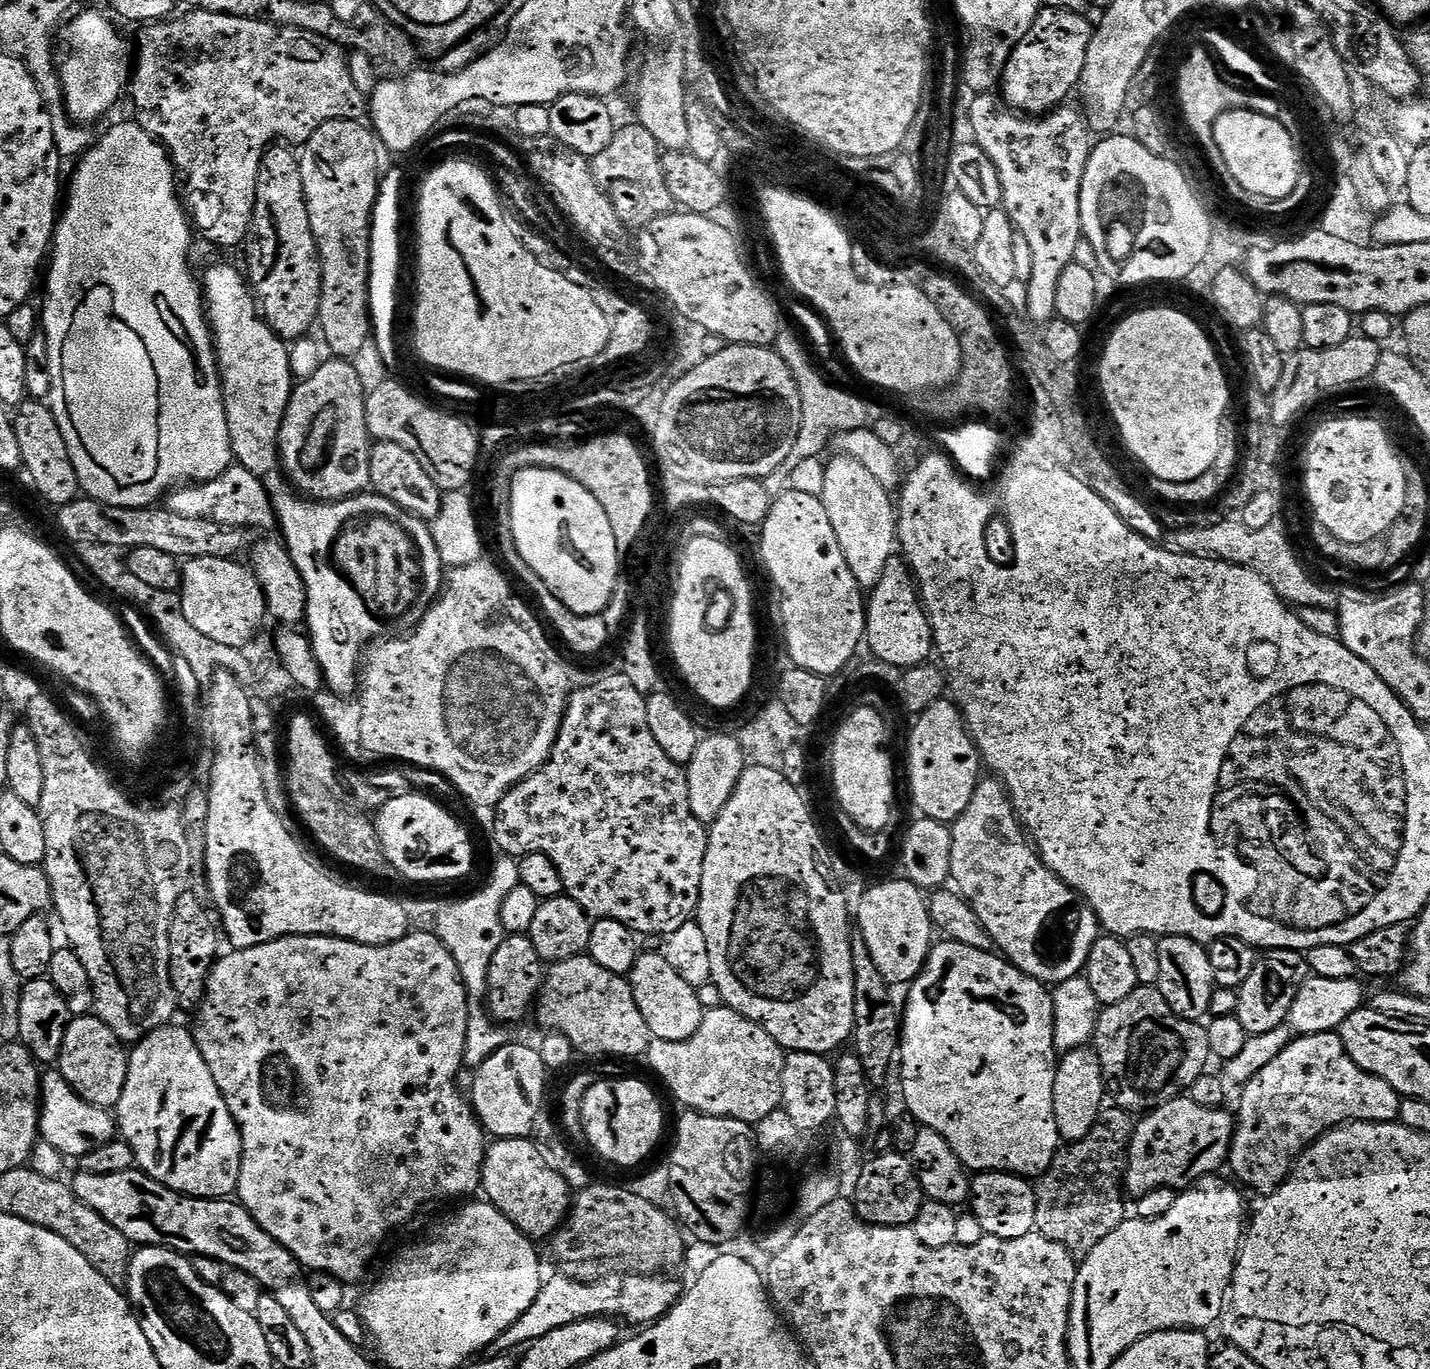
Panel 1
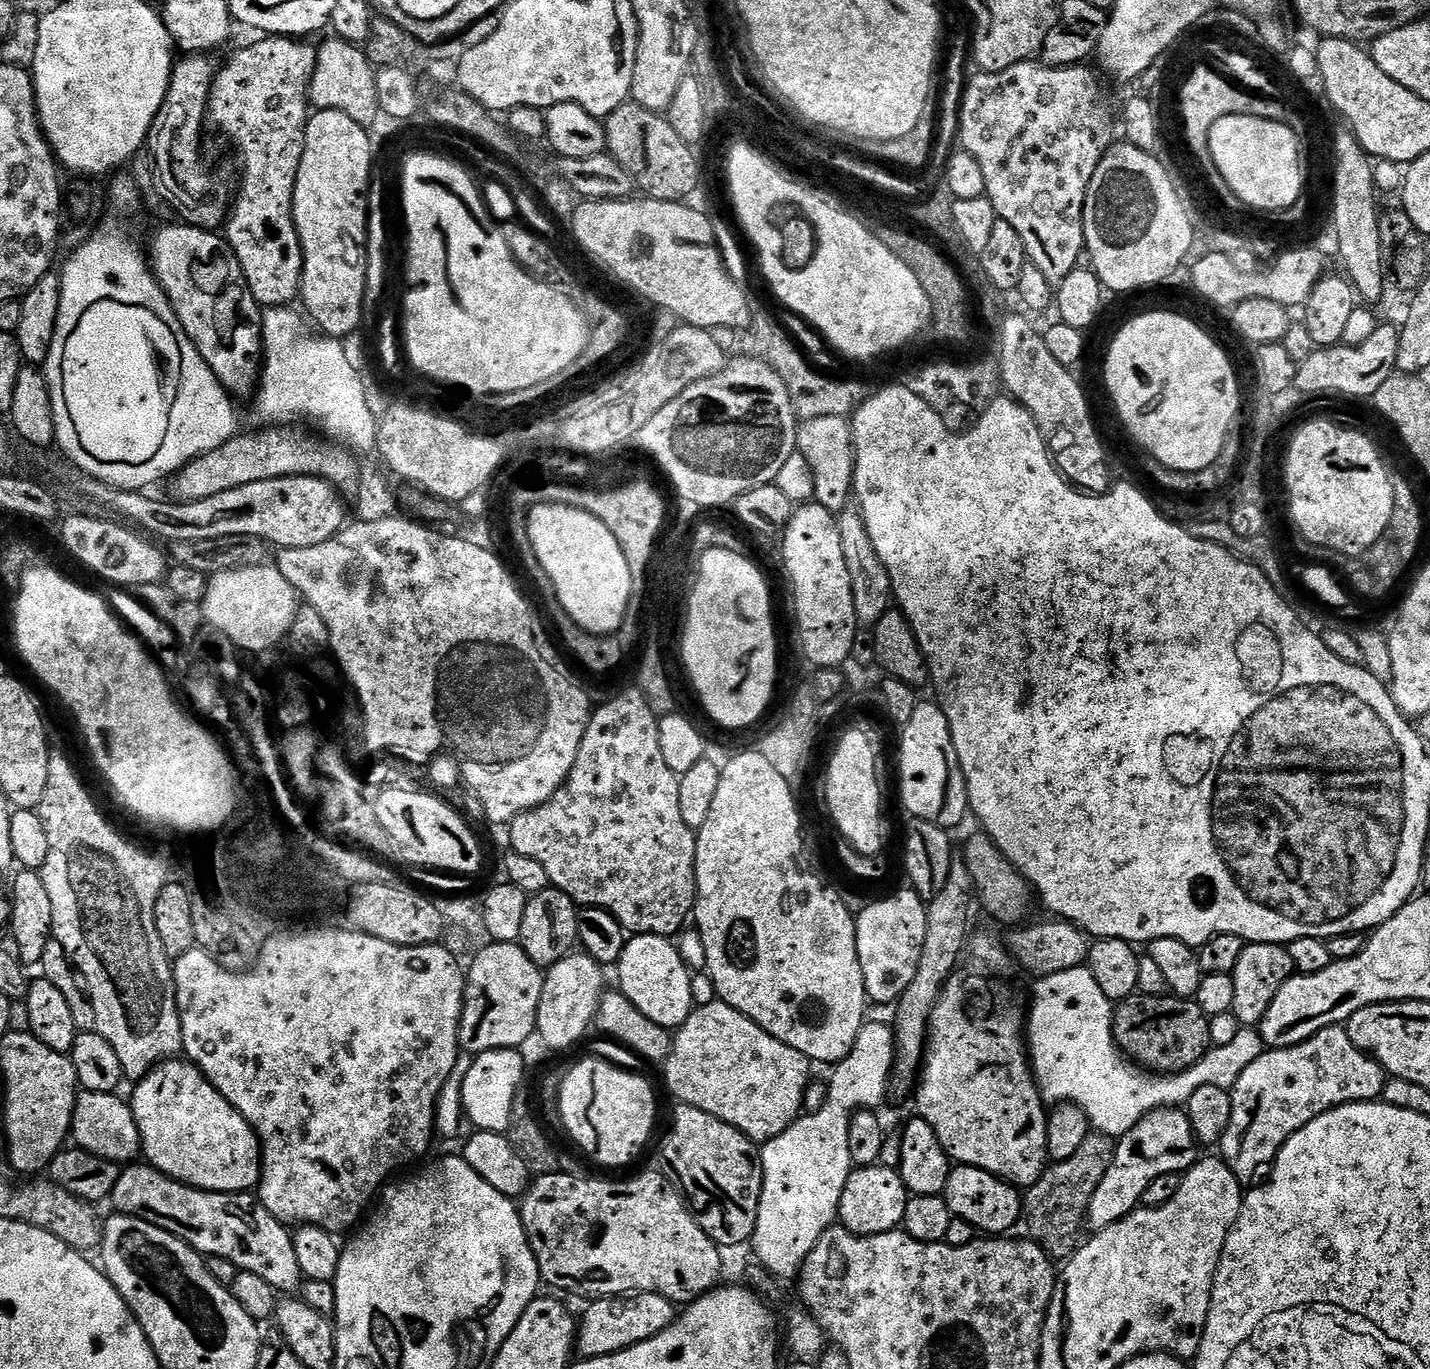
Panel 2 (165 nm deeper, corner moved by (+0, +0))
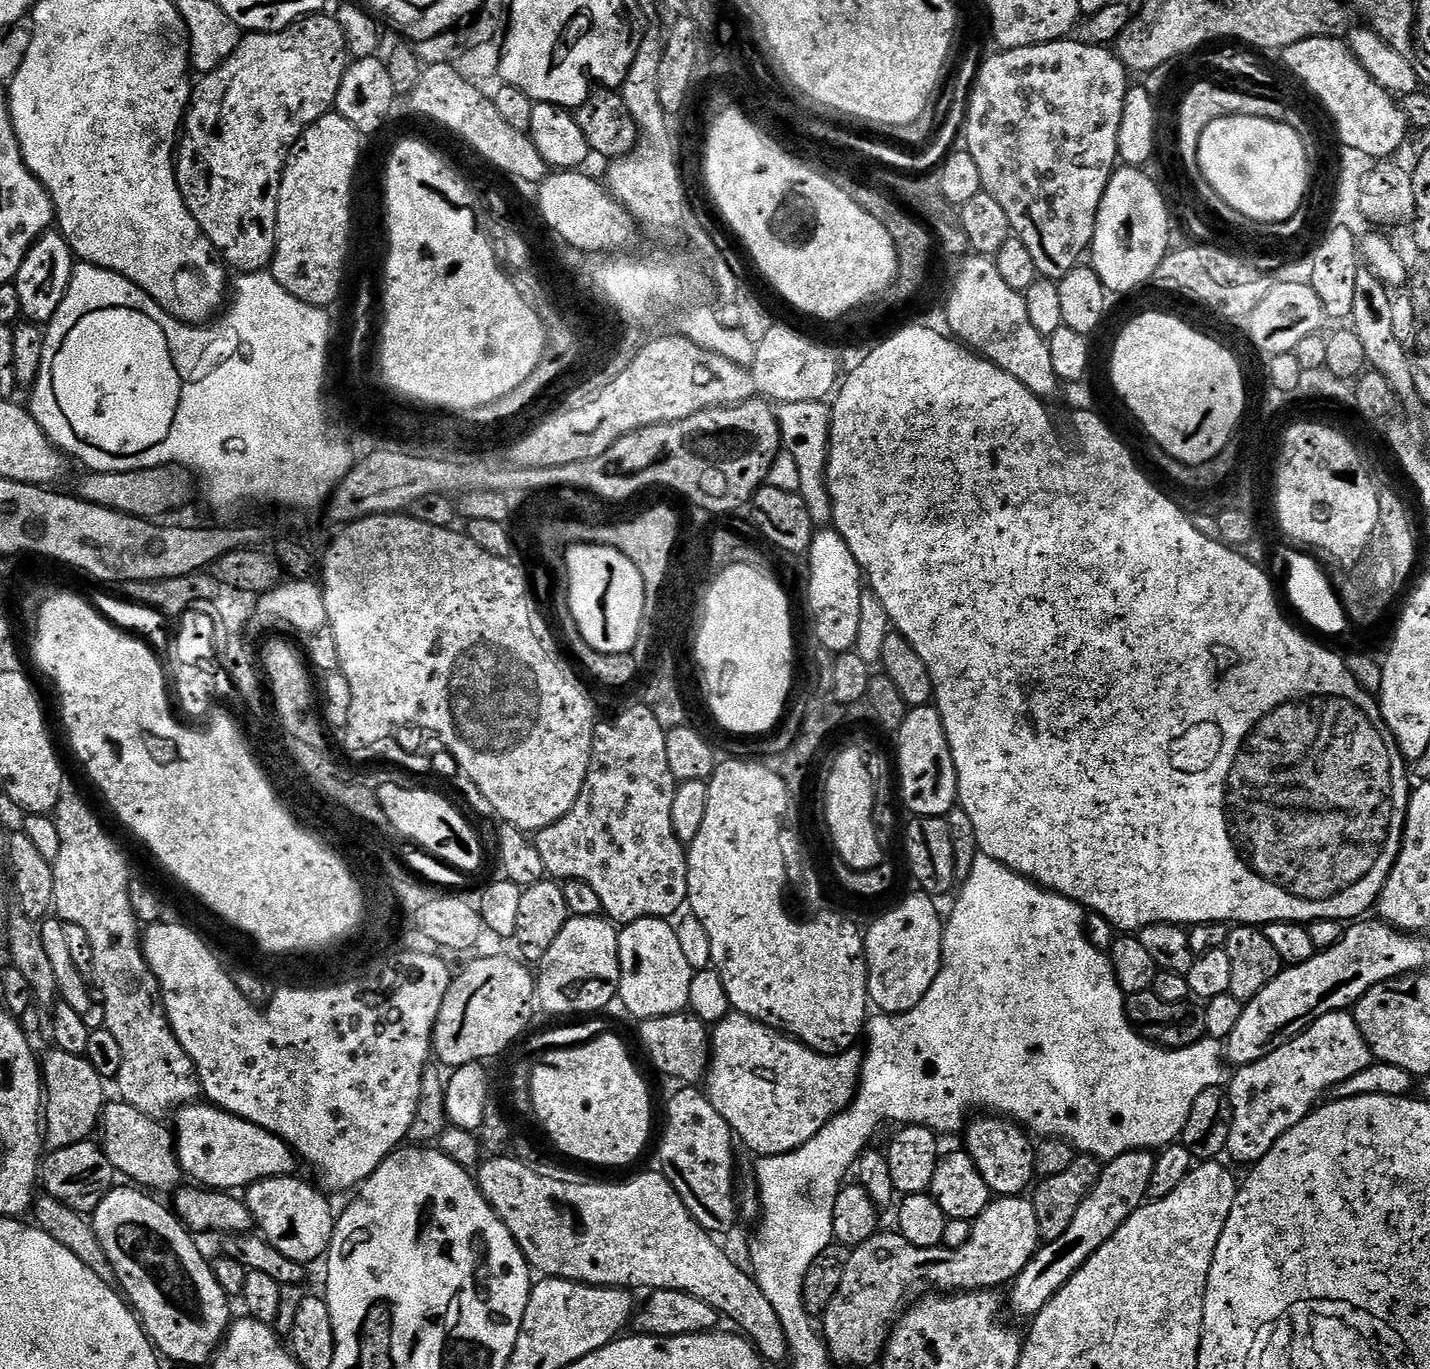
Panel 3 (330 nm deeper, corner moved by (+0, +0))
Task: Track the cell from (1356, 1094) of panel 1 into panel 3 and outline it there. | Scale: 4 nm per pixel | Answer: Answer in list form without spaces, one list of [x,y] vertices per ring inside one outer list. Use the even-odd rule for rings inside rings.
[[[1351,1011],[1331,1012],[1318,1018],[1300,1036],[1295,1036],[1290,1043],[1274,1050],[1266,1058],[1253,1064],[1245,1064],[1235,1069],[1236,1077],[1232,1080],[1232,1088],[1227,1089],[1232,1100],[1232,1129],[1226,1149],[1227,1155],[1233,1156],[1240,1164],[1251,1166],[1257,1164],[1298,1122],[1302,1122],[1340,1083],[1355,1075],[1362,1074],[1374,1063],[1372,1051],[1368,1049],[1366,1038],[1358,1026],[1355,1015]]]

